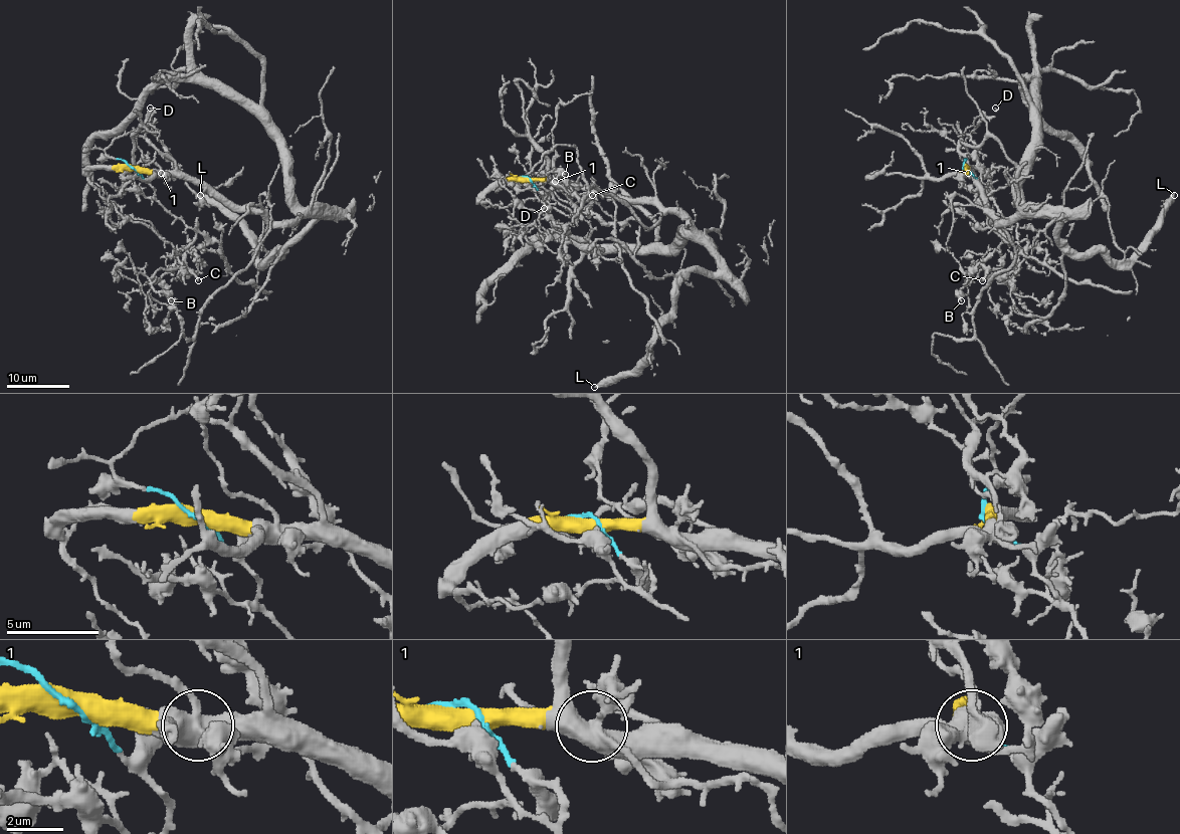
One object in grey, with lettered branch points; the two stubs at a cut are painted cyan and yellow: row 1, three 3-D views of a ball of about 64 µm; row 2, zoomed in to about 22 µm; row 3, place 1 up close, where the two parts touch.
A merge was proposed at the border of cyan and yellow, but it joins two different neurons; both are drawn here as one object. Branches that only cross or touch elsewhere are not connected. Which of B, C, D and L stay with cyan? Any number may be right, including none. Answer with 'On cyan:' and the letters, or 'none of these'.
On cyan: B, C, D

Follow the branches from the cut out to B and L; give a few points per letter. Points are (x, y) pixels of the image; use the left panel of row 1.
B: (133, 168), (158, 200), (195, 234), (186, 260), (179, 267), (159, 268), (150, 279), (151, 285), (172, 301)
L: (133, 168), (204, 181), (274, 221), (322, 218), (282, 253), (260, 260), (248, 234), (200, 195)

